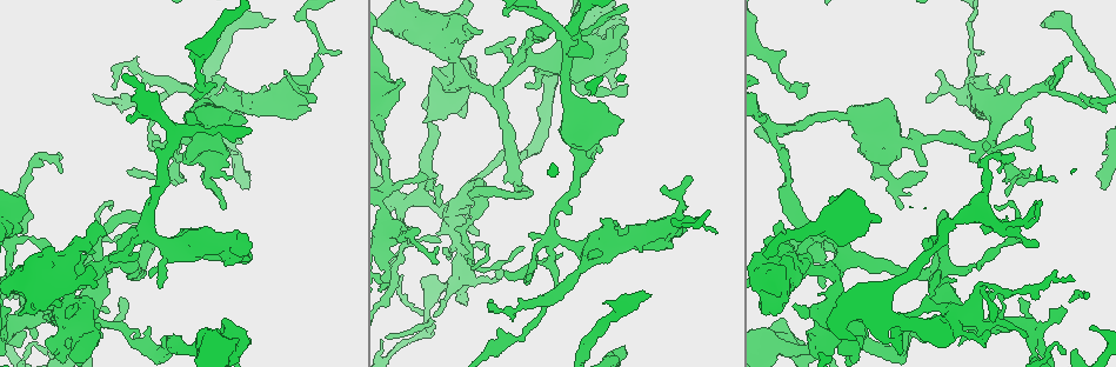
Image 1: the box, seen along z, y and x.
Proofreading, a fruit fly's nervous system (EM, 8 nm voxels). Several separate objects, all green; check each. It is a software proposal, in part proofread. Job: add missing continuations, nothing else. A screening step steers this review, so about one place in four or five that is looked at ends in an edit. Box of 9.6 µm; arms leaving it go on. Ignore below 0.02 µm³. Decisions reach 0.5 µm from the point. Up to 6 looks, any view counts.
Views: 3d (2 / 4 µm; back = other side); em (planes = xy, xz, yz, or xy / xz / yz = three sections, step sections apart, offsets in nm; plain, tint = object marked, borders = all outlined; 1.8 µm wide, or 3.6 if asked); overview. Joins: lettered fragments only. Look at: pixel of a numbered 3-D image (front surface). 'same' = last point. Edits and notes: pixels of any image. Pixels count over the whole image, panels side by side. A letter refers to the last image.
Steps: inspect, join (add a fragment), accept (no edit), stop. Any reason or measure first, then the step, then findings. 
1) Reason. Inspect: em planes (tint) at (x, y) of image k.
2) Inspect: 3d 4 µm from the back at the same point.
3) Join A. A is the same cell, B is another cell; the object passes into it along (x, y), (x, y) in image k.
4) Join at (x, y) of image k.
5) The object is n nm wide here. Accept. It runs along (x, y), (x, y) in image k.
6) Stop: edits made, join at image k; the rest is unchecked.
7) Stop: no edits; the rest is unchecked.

Thin end. Inspect: em planes (plain) at (136, 336) of image 1.

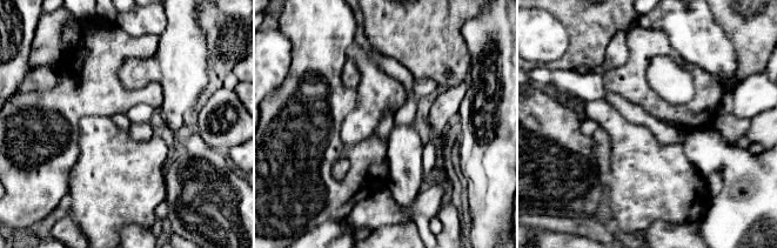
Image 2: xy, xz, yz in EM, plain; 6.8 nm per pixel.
What lies round it. Inspect: em planes (borders) at the same point.

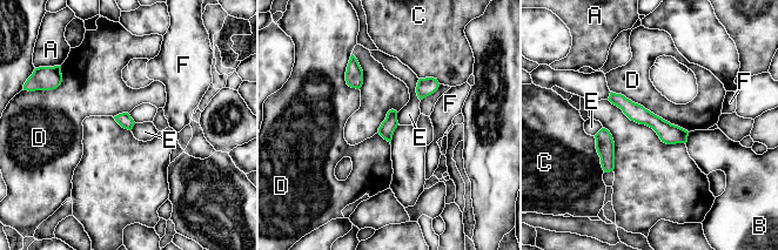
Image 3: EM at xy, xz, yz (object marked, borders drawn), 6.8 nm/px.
The longest contact is with D, 600 nm. Accept. A, B, C, D, E and F are other cells; a border runs along (418, 79), (416, 95), (420, 100) in image 3; none of them fits.

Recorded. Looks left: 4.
Closes a loop. Inspect: em planes (borders) at (454, 211) of image 1.

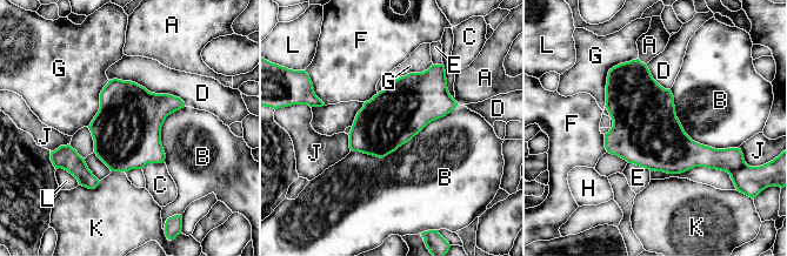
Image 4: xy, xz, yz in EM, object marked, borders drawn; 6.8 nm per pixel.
The object is 400 nm wide here. Accept. A, B, C, D, E, F, G, H, J, K and L are other cells; a border runs along (458, 105), (381, 157), (351, 150) in image 4; no lettered fragment goes on from it.

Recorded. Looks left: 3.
Tapers out. Inspect: em planes (tint) at (314, 100) of image 1.

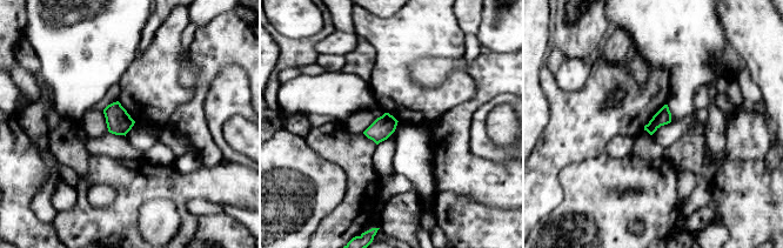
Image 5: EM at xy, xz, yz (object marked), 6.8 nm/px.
Inspect: em planes (borders) at the same point.

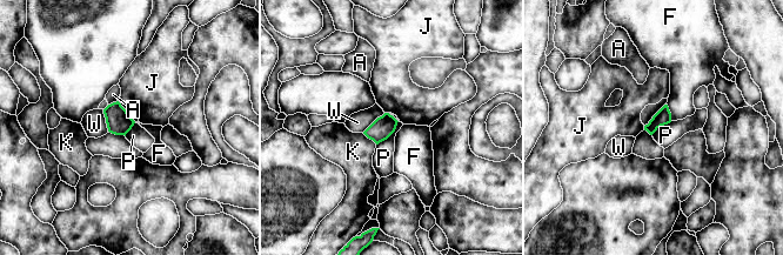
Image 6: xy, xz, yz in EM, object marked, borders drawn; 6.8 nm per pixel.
The object is 110 nm wide here. Accept. A, F, J, K, P and W are other cells; a border runs along (399, 121), (395, 129), (376, 145) in image 6; no lettered fragment goes on from it.

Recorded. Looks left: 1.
Stop: no edits; the rest is unchecked.

